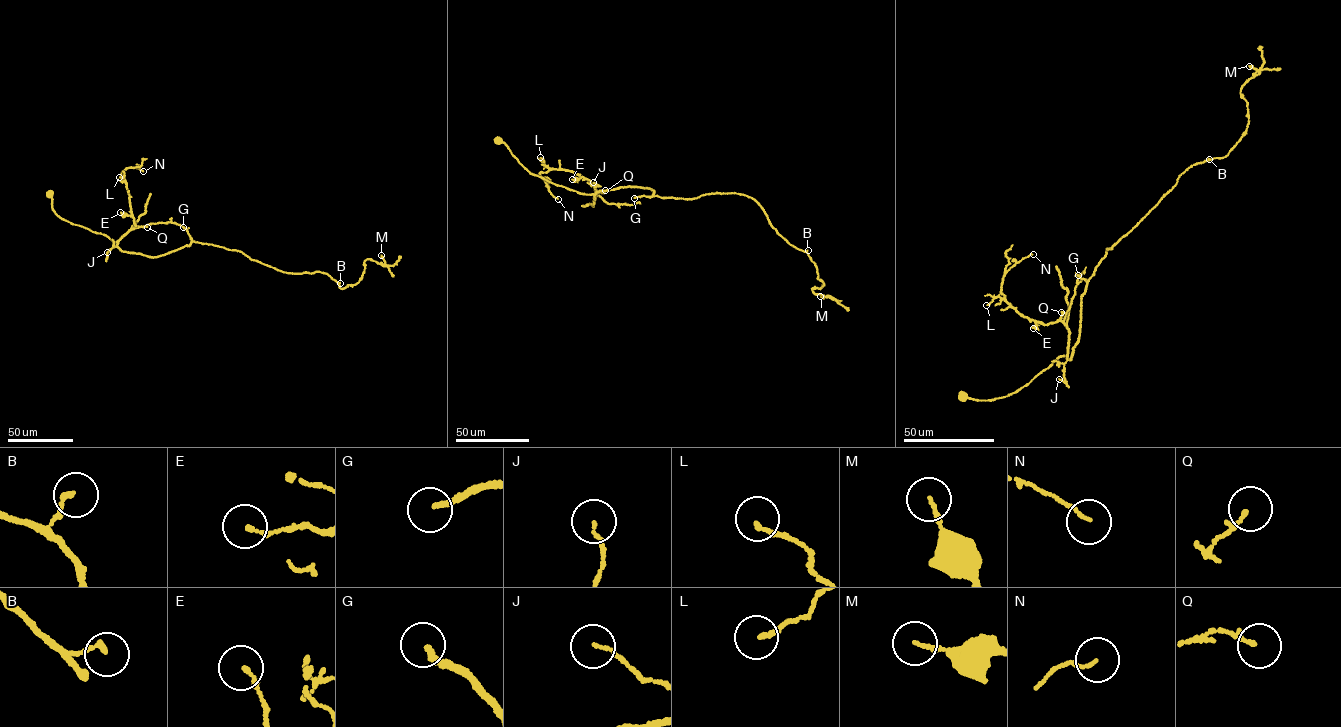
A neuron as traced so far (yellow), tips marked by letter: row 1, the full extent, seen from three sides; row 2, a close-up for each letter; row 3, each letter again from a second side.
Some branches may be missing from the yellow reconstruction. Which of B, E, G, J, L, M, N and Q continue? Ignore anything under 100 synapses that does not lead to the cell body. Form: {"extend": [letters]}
{"extend": ["G"]}

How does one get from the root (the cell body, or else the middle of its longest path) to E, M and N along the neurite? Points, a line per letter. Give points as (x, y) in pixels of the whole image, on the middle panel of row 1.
E: (497, 139), (505, 144), (530, 173), (583, 194), (593, 194), (595, 199), (590, 181), (582, 177), (572, 179)
M: (497, 139), (530, 173), (583, 194), (754, 199), (815, 263), (824, 285), (813, 292), (831, 297), (820, 296)
N: (497, 139), (530, 173), (593, 194), (594, 199), (595, 188), (590, 181), (569, 170), (541, 172), (558, 199)

